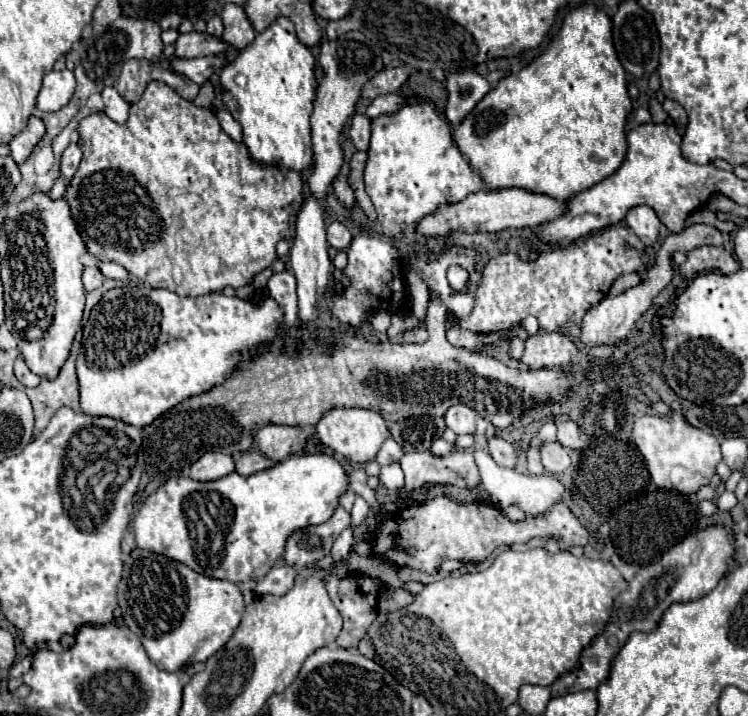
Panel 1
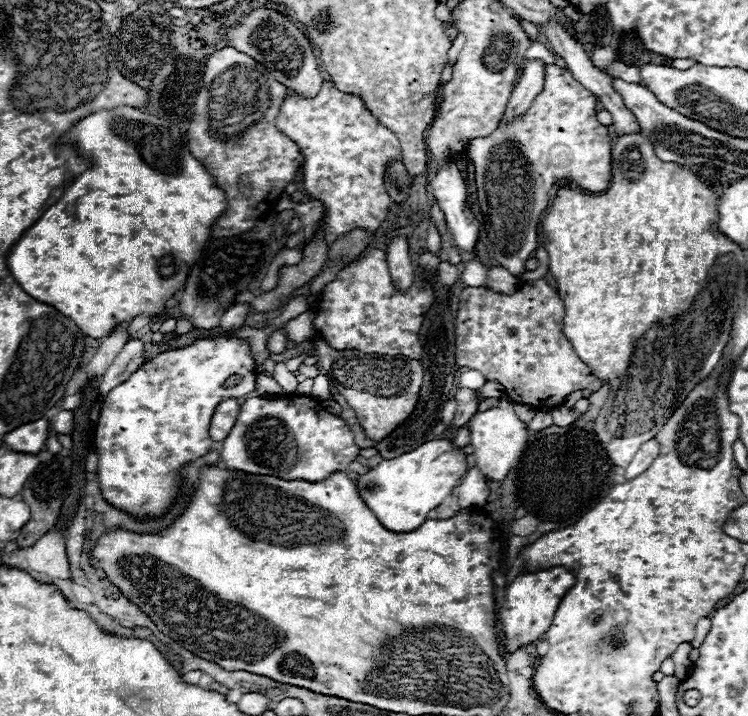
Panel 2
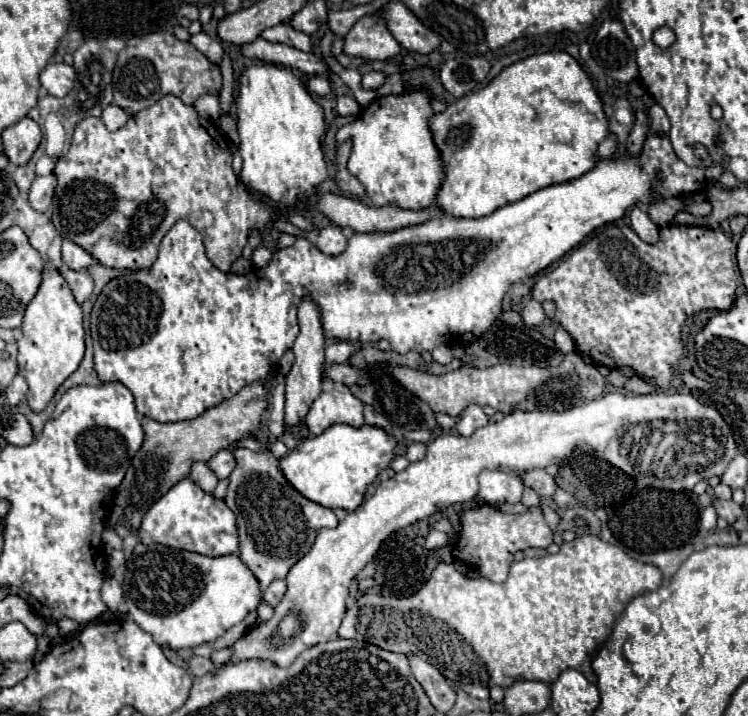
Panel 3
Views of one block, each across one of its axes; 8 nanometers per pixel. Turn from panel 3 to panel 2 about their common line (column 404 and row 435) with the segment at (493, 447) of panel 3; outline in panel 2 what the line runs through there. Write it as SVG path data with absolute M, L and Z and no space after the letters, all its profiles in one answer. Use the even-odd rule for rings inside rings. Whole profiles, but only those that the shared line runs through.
M502 398L498 408L490 408L490 410L478 410L470 422L468 422L468 430L470 430L470 446L474 448L472 452L472 462L474 466L488 478L494 482L502 482L508 472L514 468L518 456L524 450L526 438L528 438L528 430L524 428L524 422L518 420L518 416L514 414L512 402Z

